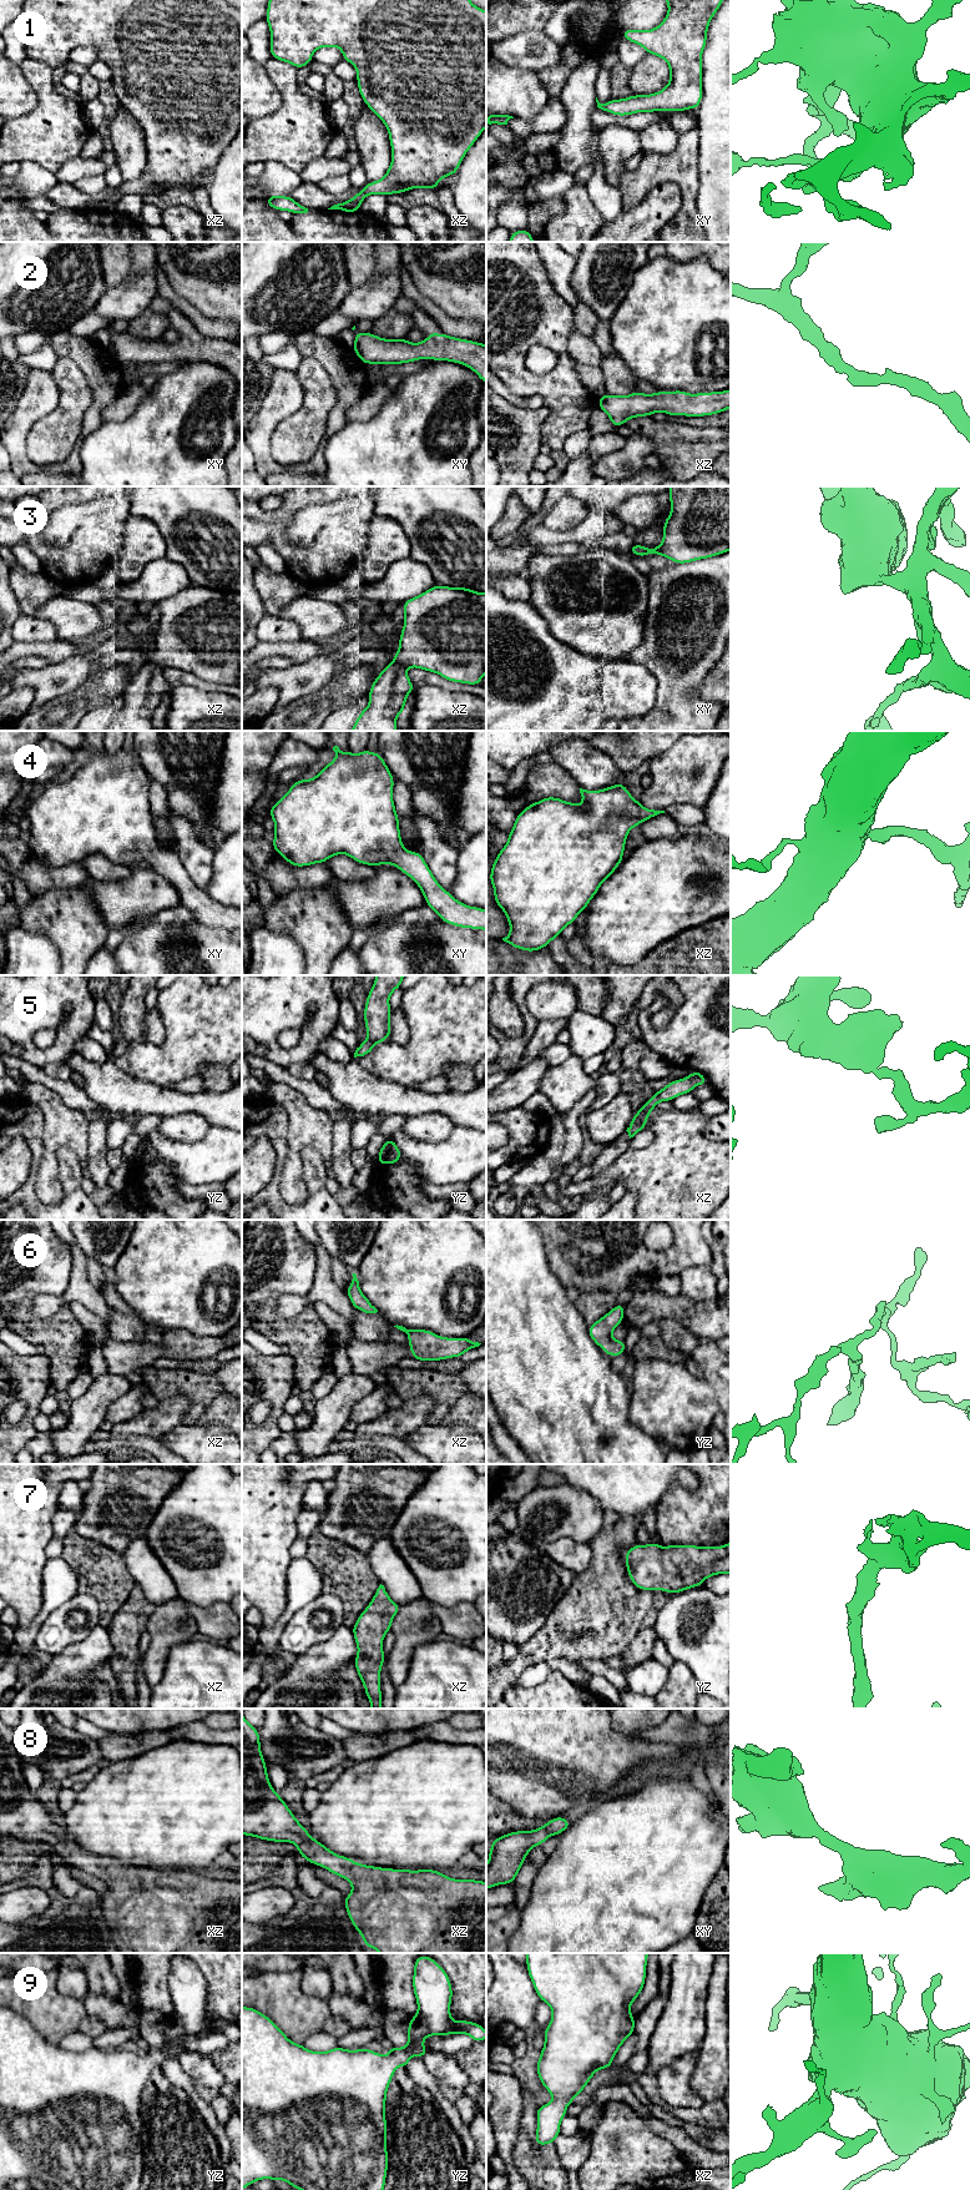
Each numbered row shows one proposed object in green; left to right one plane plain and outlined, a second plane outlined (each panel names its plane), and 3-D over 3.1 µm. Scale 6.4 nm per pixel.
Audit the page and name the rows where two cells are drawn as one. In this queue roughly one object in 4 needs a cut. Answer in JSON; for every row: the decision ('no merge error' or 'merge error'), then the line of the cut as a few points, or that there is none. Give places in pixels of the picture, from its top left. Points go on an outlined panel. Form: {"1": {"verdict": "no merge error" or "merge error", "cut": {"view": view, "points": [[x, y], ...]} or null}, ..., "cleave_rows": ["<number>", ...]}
{"1": {"verdict": "no merge error", "cut": null}, "2": {"verdict": "no merge error", "cut": null}, "3": {"verdict": "no merge error", "cut": null}, "4": {"verdict": "no merge error", "cut": null}, "5": {"verdict": "no merge error", "cut": null}, "6": {"verdict": "no merge error", "cut": null}, "7": {"verdict": "no merge error", "cut": null}, "8": {"verdict": "no merge error", "cut": null}, "9": {"verdict": "no merge error", "cut": null}, "cleave_rows": []}

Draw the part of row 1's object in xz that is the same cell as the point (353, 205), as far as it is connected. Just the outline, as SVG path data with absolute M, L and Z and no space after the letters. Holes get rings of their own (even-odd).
M268 0L264 20L269 25L272 59L284 61L297 69L312 62L312 56L320 47L335 46L342 50L343 60L357 69L357 82L364 104L383 121L389 133L391 163L382 180L368 182L349 201L332 206L328 210L340 210L345 213L359 212L362 202L369 195L404 193L411 188L439 190L438 181L455 175L463 158L486 128L486 11L470 0Z

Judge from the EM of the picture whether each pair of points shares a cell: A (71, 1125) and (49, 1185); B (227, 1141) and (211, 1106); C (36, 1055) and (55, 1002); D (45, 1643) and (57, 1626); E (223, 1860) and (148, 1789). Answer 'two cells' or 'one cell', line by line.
A: one cell
B: two cells
C: one cell
D: one cell
E: two cells

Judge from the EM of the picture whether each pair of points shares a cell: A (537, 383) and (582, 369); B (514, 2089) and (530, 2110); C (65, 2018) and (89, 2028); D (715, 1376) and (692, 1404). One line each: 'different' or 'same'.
A: different
B: different
C: different
D: different

